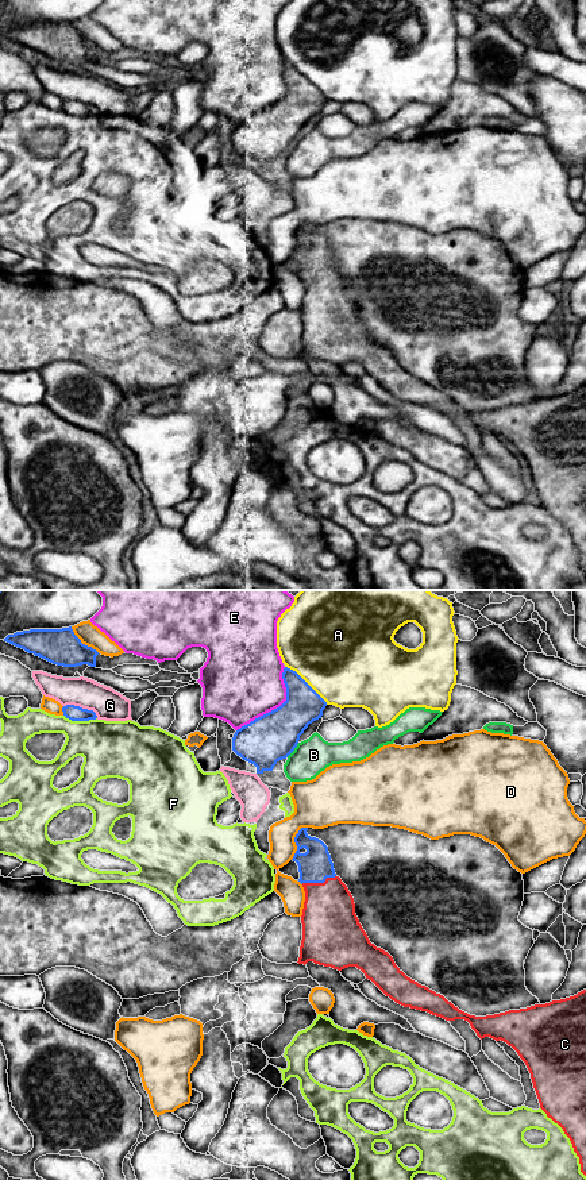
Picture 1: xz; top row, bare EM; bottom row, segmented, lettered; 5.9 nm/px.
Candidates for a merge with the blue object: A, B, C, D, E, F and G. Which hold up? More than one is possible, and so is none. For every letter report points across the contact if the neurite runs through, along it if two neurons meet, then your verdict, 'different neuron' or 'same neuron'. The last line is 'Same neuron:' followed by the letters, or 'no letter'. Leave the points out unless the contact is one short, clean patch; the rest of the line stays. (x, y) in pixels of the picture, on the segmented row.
A: different neuron
B: different neuron
C: runs through xz (315, 866), (317, 882), (327, 897), (328, 918); same neuron
D: different neuron
E: different neuron
F: different neuron
G: different neuron
Same neuron: C

